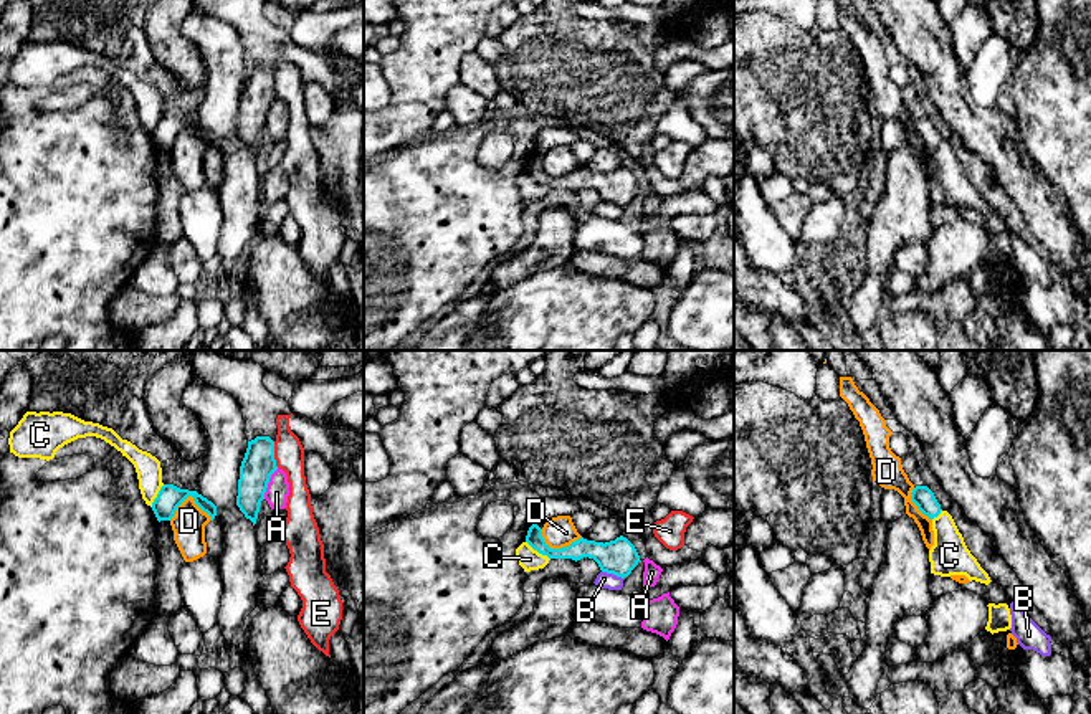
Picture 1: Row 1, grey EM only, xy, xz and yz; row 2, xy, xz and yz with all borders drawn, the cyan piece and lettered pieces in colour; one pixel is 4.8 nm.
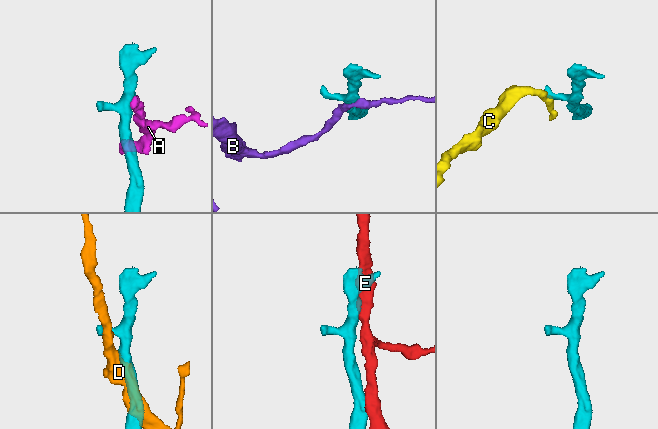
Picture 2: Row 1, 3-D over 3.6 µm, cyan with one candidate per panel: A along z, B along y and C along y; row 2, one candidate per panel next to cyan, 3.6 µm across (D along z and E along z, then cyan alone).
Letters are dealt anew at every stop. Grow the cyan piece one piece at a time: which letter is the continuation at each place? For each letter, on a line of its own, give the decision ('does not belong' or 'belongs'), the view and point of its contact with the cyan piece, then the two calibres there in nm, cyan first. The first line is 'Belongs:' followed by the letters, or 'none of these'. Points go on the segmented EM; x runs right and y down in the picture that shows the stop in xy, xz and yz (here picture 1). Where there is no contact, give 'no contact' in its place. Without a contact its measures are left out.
Belongs: none of these
A: does not belong; meets cyan in xy at (268, 481); 160 nm thick on the cyan side, 110 nm on the other
B: does not belong; meets cyan in xz at (614, 574); 170 nm thick on the cyan side, 80 nm on the other
C: does not belong; meets cyan in xz at (538, 551); 90 nm thick on the cyan side, 110 nm on the other
D: does not belong; meets cyan in xy at (190, 495); 120 nm thick on the cyan side, 160 nm on the other
E: does not belong; meets cyan in xy at (273, 455); 160 nm thick on the cyan side, 140 nm on the other

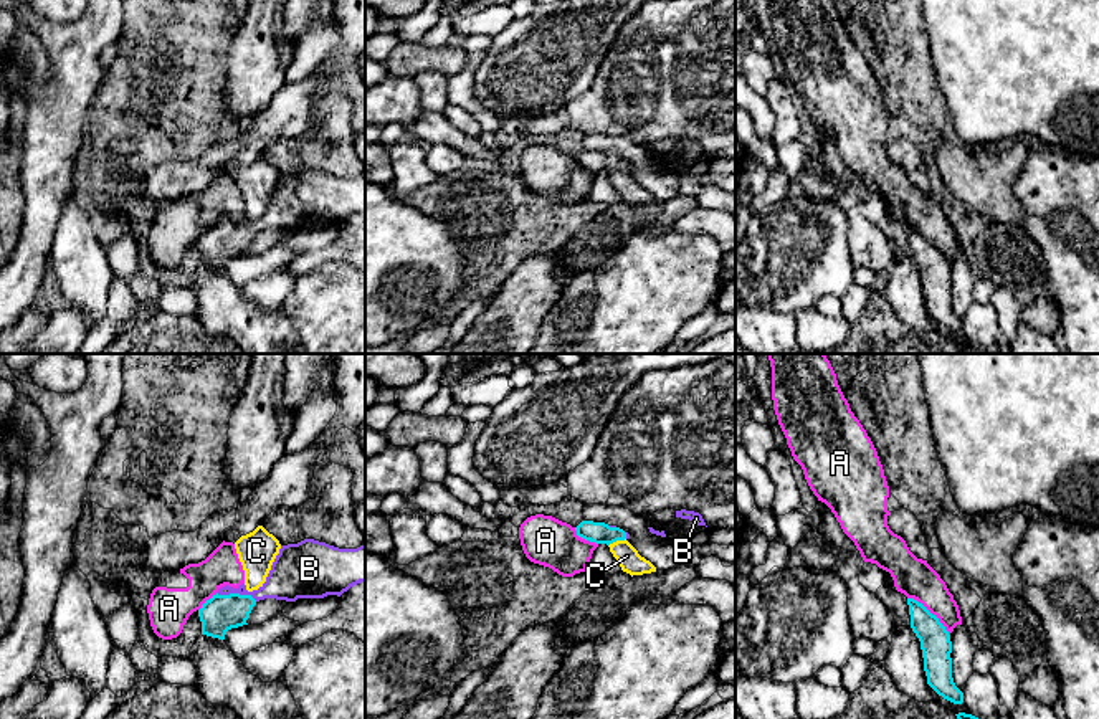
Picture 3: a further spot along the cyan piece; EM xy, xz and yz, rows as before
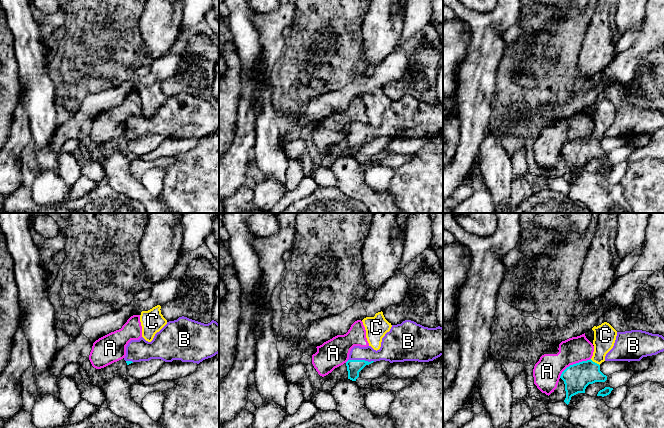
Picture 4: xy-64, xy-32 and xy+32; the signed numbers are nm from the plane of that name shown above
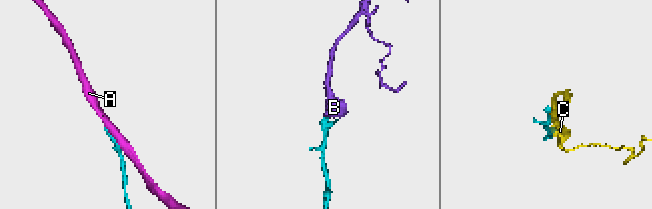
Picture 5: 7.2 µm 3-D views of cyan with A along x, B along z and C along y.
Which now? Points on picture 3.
Belongs: B
A: does not belong; meets cyan in yz at (929, 612); 150 nm thick on the cyan side, 190 nm on the other
B: belongs; meets cyan in xy at (237, 594); 180 nm thick on the cyan side, 190 nm on the other
C: does not belong; meets cyan in xz at (617, 539); 110 nm thick on the cyan side, 110 nm on the other

